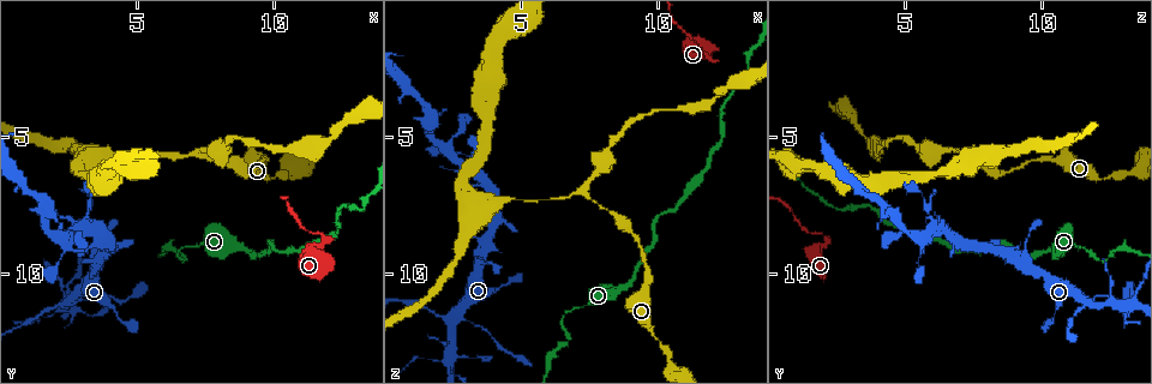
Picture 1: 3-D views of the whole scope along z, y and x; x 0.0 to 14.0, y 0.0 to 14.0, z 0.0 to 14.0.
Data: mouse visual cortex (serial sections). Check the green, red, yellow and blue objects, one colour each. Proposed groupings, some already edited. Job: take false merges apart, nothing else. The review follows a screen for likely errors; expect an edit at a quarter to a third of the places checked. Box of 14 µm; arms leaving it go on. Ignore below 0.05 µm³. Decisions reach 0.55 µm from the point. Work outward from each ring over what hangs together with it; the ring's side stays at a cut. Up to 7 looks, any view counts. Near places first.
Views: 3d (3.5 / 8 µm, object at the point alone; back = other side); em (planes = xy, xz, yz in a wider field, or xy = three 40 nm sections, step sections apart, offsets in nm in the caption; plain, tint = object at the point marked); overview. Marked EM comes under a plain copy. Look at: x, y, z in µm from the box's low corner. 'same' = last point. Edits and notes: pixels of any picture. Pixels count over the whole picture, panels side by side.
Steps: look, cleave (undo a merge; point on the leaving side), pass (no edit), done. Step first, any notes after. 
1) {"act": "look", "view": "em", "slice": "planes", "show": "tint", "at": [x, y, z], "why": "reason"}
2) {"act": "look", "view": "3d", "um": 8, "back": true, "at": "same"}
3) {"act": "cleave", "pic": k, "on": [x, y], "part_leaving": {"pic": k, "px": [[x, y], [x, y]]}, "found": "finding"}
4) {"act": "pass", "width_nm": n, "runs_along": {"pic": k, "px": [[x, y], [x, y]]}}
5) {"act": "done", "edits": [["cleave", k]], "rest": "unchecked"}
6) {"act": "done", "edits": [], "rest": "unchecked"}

{"act": "look", "view": "3d", "um": 8, "at": [3.3, 7.0, 5.5], "why": "thin neck"}

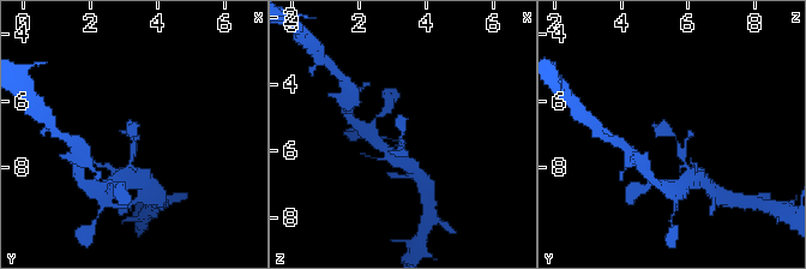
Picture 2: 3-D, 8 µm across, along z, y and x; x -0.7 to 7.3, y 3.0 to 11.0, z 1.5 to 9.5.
{"act": "look", "view": "3d", "um": 3.5, "back": true, "at": [3.2, 7.1, 5.6], "why": "closer look"}

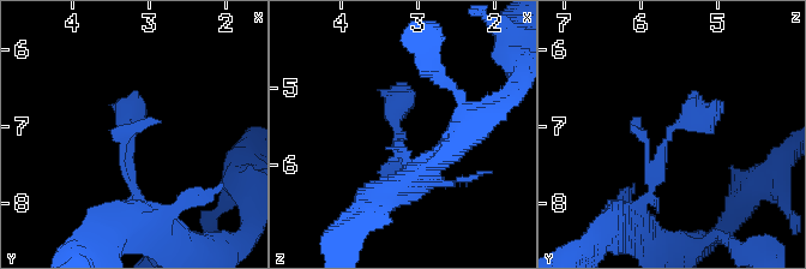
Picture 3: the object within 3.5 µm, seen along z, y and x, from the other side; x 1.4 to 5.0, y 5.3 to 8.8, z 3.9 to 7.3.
{"act": "look", "view": "em", "slice": "planes", "show": "tint", "at": [3.25, 7.10, 5.60]}

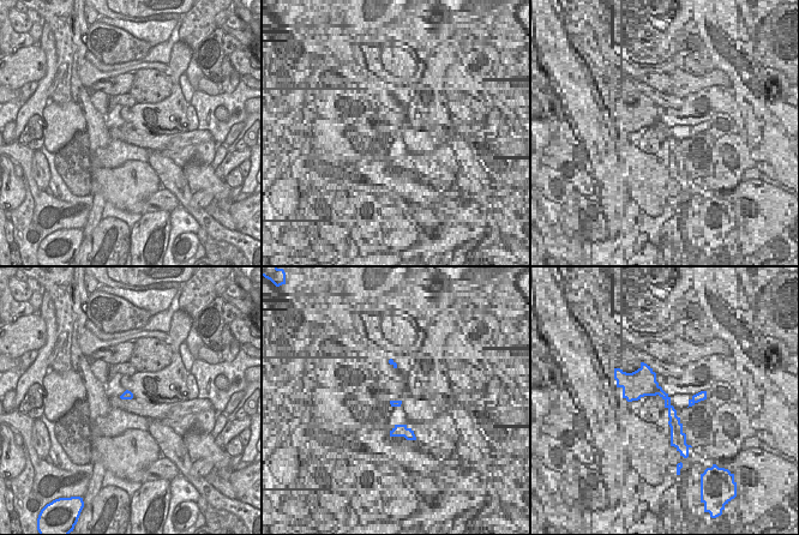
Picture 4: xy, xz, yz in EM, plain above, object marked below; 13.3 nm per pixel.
{"act": "pass", "runs_along": {"pic": 3, "px": [[642, 203], [669, 132], [722, 103]]}, "found": "all the same cell"}

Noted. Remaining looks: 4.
{"act": "look", "view": "3d", "um": 3.5, "at": [6.6, 9.4, 12.1], "why": "abrupt turn"}

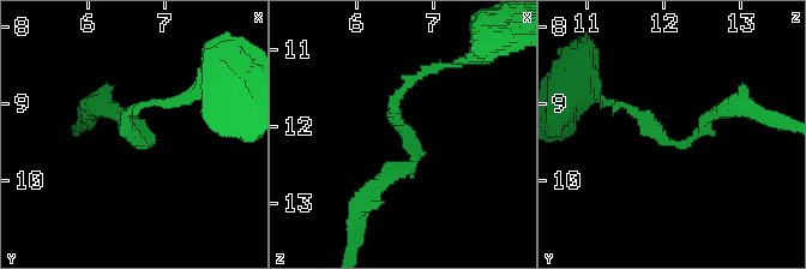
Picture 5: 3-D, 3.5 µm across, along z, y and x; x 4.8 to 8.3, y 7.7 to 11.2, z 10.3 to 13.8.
{"act": "look", "view": "em", "slice": "planes", "show": "tint", "at": [6.65, 9.50, 12.20], "arm_widths_nm": [150, 200]}

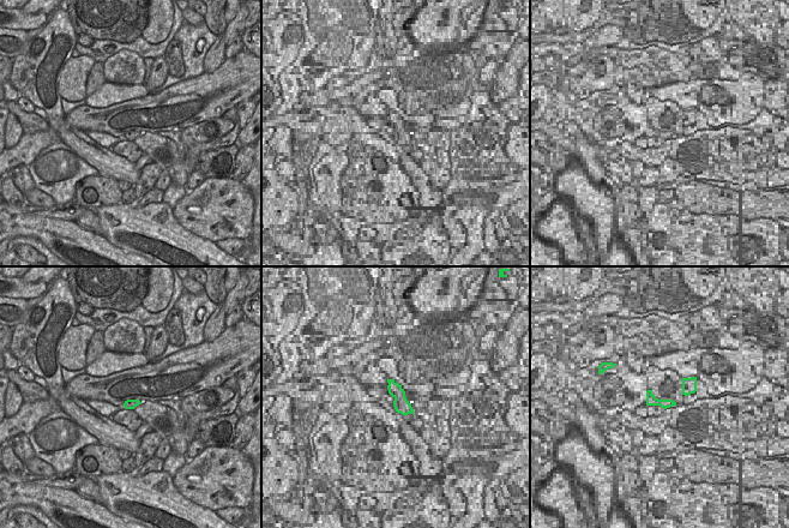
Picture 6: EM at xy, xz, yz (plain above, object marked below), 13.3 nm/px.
{"act": "pass", "width_nm": 130, "runs_along": {"pic": 5, "px": [[410, 82], [395, 119], [414, 162], [373, 190]]}, "found": "one cell here"}

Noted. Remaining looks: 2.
{"act": "look", "view": "3d", "um": 3.5, "at": [2.6, 10.8, 11.4]}

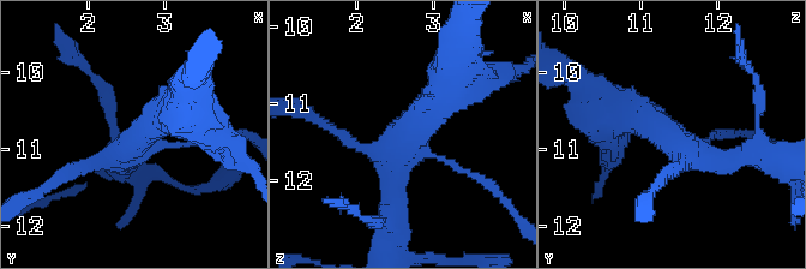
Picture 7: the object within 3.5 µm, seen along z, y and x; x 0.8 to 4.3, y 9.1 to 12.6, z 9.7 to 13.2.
{"act": "look", "view": "em", "slice": "planes", "show": "tint", "at": [2.55, 10.90, 11.50], "arms": 4, "arm_widths_nm": [100, 150, 250, 450], "why": "shape alone is not enough"}

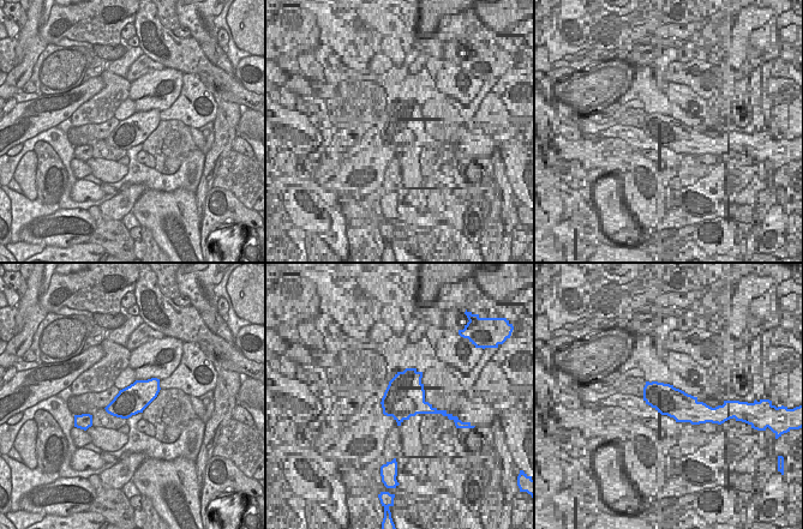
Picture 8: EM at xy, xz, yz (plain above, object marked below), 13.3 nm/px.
{"act": "pass", "runs_along": {"pic": 7, "px": [[447, 87], [400, 136], [389, 215]]}, "found": "all the same cell"}

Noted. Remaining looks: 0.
{"act": "done", "edits": [], "rest": "unchecked"}

